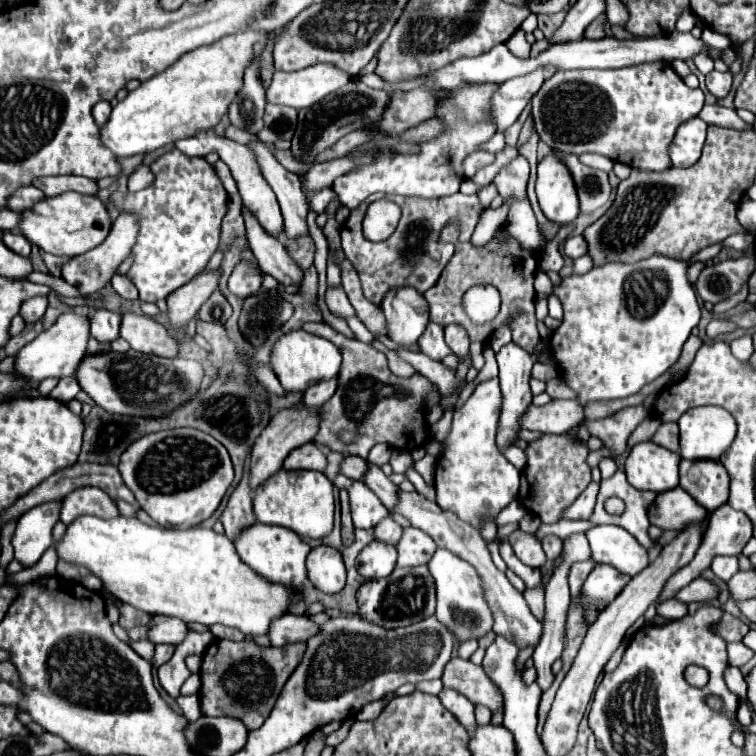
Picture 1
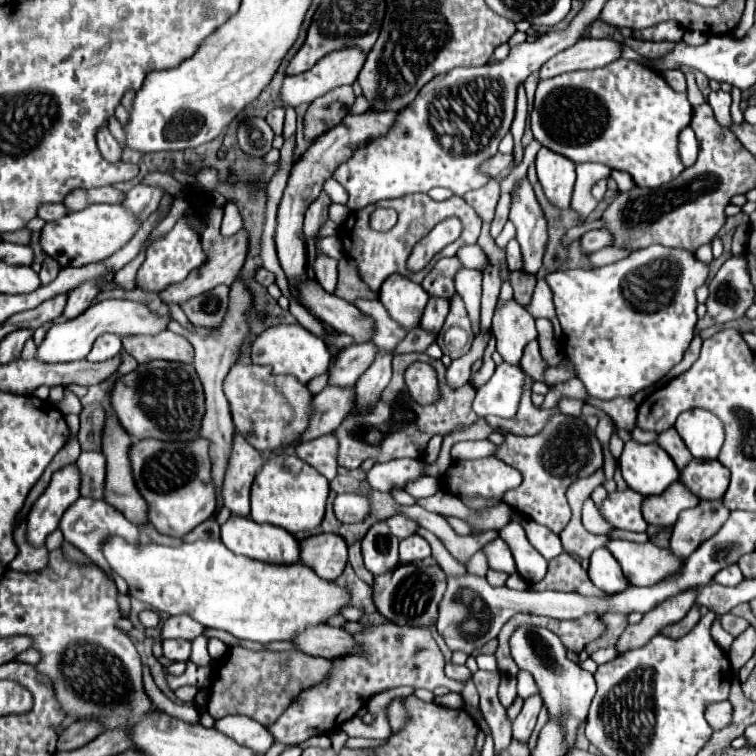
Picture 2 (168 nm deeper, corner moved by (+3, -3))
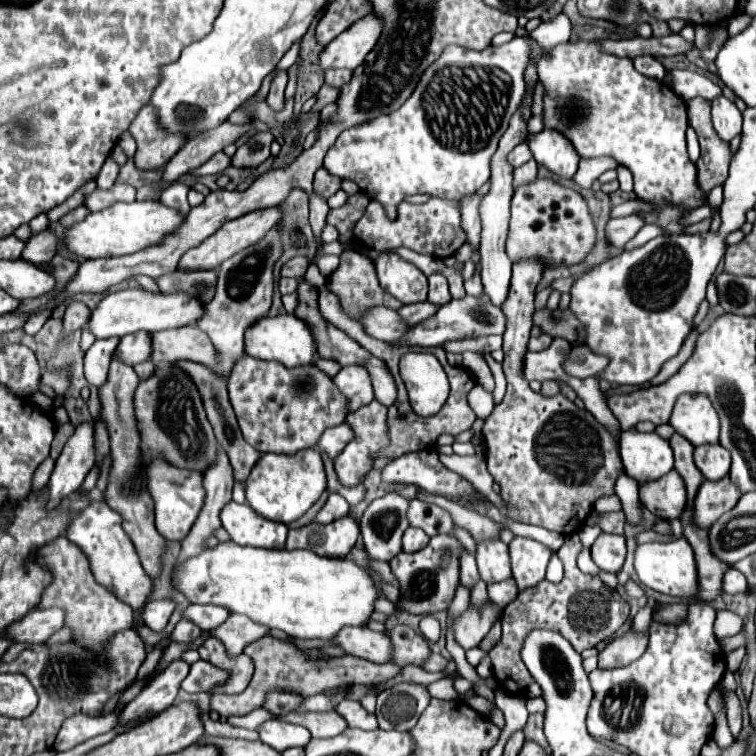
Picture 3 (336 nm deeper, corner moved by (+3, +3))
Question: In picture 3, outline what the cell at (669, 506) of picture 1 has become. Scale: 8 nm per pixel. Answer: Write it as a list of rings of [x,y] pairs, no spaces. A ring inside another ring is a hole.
[[[673,469],[657,481],[639,487],[641,503],[661,519],[679,519],[687,509],[687,489],[683,477]]]

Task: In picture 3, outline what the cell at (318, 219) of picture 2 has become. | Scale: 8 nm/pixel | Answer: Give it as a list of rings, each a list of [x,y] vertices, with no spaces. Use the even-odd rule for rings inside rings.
[[[323,167],[317,169],[315,173],[315,181],[313,181],[313,193],[323,197],[323,199],[329,199],[331,195],[335,195],[337,191],[341,189],[341,181],[335,177],[335,175],[329,175]]]

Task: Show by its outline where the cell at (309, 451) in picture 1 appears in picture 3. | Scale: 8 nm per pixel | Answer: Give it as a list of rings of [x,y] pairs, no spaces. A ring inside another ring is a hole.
[[[341,423],[341,425],[335,425],[335,427],[329,427],[325,429],[325,433],[321,435],[321,439],[317,441],[317,449],[327,453],[327,457],[333,461],[343,449],[345,445],[353,439],[353,431],[347,423]]]

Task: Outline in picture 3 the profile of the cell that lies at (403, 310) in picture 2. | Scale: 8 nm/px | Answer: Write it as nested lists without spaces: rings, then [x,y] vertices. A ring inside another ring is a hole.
[[[381,255],[375,267],[381,287],[403,305],[427,299],[427,277],[413,263],[397,255]]]

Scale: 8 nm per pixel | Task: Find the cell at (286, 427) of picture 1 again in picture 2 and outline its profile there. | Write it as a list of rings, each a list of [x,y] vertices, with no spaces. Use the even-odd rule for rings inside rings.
[[[325,387],[315,395],[315,415],[303,441],[333,433],[355,407],[355,387]]]

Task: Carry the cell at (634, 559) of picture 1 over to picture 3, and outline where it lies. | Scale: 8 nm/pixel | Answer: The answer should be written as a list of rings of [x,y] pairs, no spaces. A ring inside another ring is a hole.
[[[685,537],[669,543],[643,543],[635,549],[635,571],[639,581],[663,595],[691,599],[697,593],[697,569],[693,549]]]

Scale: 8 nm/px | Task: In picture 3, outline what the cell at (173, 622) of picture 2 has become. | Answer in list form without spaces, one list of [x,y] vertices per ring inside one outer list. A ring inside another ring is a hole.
[[[189,605],[183,613],[183,619],[193,621],[201,631],[211,631],[227,619],[227,611],[217,605]]]

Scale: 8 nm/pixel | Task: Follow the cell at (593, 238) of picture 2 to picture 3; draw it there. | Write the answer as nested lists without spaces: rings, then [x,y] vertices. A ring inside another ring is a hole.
[[[629,215],[629,217],[621,217],[621,219],[609,219],[607,227],[605,227],[605,237],[611,245],[623,249],[623,245],[643,227],[643,219],[637,215]]]

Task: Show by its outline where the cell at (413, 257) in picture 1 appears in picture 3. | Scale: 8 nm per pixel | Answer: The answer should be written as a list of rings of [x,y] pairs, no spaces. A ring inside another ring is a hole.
[[[433,197],[427,203],[413,205],[407,201],[401,201],[397,205],[397,219],[389,221],[385,217],[383,205],[377,201],[371,201],[365,209],[365,215],[357,221],[355,239],[365,245],[367,249],[395,249],[395,247],[409,247],[417,253],[431,255],[431,257],[451,257],[457,253],[457,249],[465,243],[467,233],[461,229],[461,209],[455,199],[437,199]]]

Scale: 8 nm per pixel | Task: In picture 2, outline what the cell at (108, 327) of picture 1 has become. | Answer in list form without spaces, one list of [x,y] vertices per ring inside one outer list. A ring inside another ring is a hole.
[[[101,335],[101,339],[95,341],[91,353],[87,355],[87,361],[107,361],[113,359],[115,355],[119,355],[119,351],[123,349],[121,339],[117,335]]]

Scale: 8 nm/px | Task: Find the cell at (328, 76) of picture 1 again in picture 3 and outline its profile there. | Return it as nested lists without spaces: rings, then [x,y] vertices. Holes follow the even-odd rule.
[[[373,13],[353,23],[345,33],[335,37],[319,55],[317,65],[321,71],[327,69],[355,69],[367,57],[367,53],[375,47],[381,35],[381,21]]]

